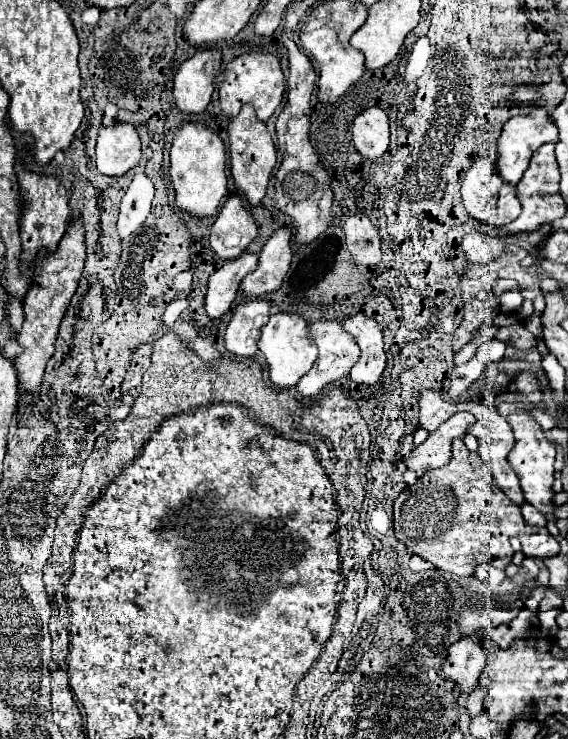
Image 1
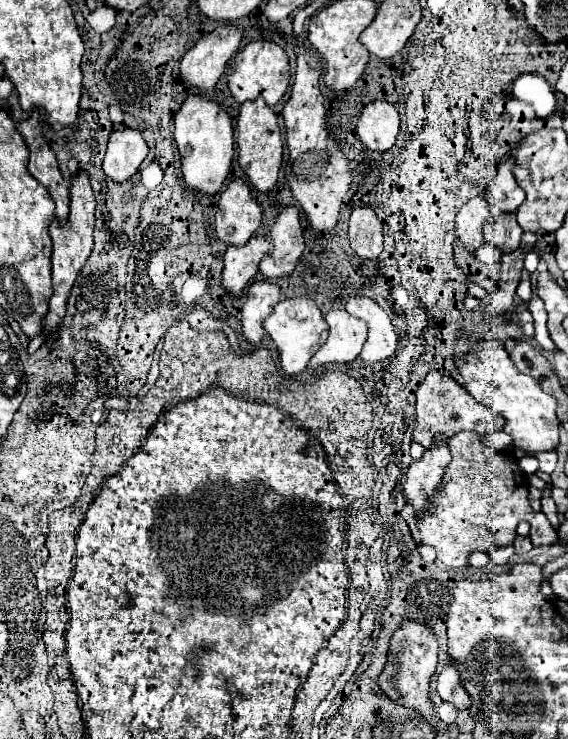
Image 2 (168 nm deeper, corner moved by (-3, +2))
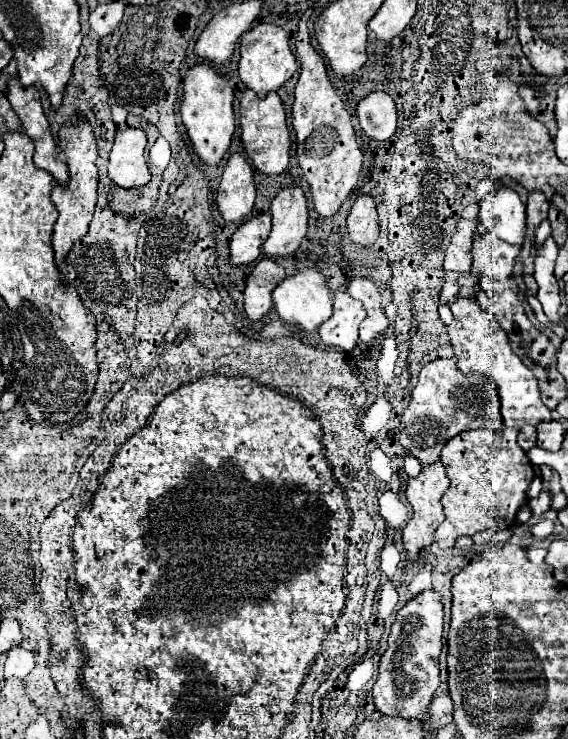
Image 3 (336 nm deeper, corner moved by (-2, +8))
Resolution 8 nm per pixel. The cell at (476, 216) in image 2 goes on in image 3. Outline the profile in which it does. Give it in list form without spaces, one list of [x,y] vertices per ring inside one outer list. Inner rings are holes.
[[[460,219],[458,221],[458,231],[454,233],[450,247],[446,249],[446,259],[444,259],[444,271],[450,273],[468,273],[472,267],[472,241],[474,241],[474,231],[480,227],[478,219]]]

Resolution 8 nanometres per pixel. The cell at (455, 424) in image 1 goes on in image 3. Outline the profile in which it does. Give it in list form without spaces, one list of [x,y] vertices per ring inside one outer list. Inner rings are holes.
[[[440,461],[436,465],[424,467],[418,477],[414,477],[414,479],[408,481],[406,499],[412,505],[412,519],[404,527],[402,541],[404,541],[404,549],[408,553],[408,561],[410,563],[418,559],[418,555],[420,555],[420,551],[424,547],[428,547],[428,545],[434,543],[434,531],[444,521],[444,509],[442,509],[440,499],[442,499],[442,495],[444,495],[446,489],[448,489],[448,477],[446,477],[446,471],[444,471],[444,467],[442,467]]]

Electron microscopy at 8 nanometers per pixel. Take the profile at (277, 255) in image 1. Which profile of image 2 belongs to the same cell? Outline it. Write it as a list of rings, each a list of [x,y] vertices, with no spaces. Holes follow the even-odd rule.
[[[285,207],[271,227],[273,253],[259,263],[259,275],[263,279],[279,279],[291,275],[295,269],[305,243],[303,231],[299,229],[299,211],[295,207]]]

